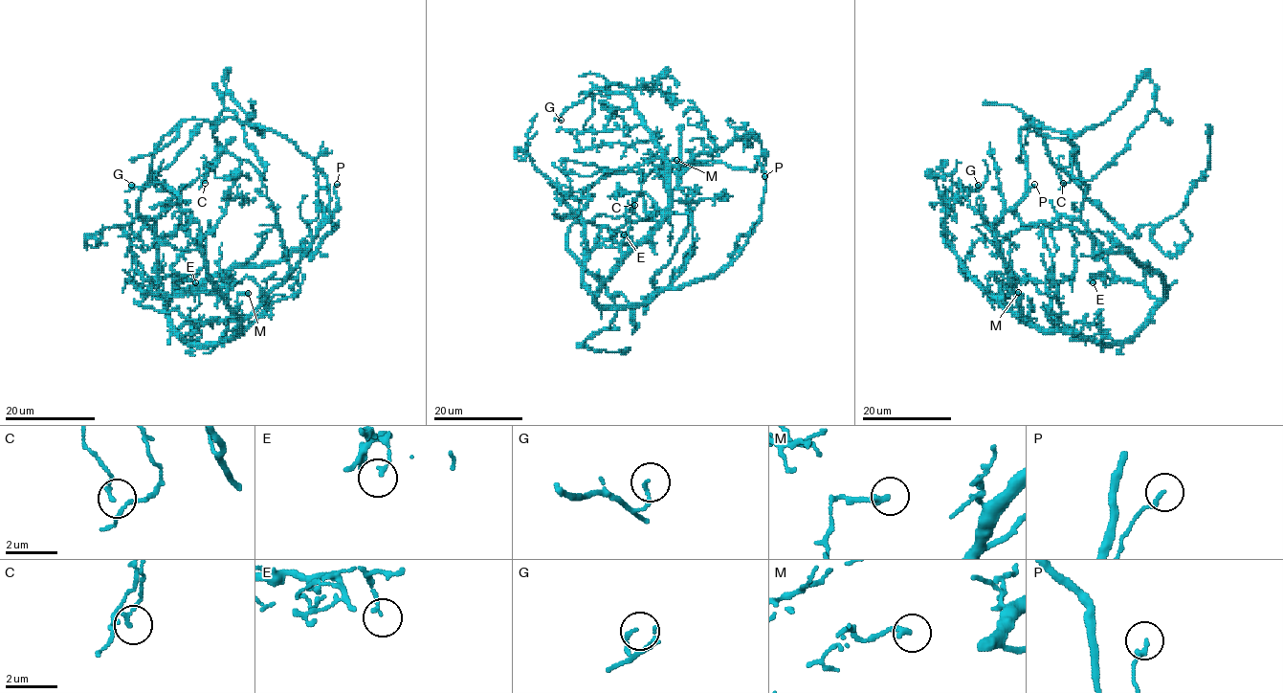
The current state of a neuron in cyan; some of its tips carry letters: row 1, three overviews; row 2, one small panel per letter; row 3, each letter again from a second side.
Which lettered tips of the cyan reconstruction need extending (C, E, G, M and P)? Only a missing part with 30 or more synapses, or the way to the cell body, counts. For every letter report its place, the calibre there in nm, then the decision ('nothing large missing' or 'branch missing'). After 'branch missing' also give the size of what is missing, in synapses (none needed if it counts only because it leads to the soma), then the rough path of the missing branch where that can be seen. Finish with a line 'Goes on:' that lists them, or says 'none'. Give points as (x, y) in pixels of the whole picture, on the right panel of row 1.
C: (1063, 183) | 90 nm | nothing large missing
E: (1093, 282) | 140 nm | nothing large missing
G: (978, 185) | 130 nm | nothing large missing
M: (1018, 292) | 200 nm | nothing large missing
P: (1034, 184) | 170 nm | nothing large missing
Goes on: none

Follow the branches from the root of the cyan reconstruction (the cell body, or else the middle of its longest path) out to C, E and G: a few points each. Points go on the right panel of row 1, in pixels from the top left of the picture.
C: (1082, 222), (1081, 203), (1088, 188), (1074, 164), (1056, 168), (1063, 183)
E: (1082, 222), (1117, 279), (1113, 282), (1104, 274), (1091, 273), (1094, 278), (1093, 282)
G: (1082, 222), (1107, 266), (1156, 300), (1125, 340), (1031, 326), (967, 271), (942, 198), (954, 183), (978, 185)

